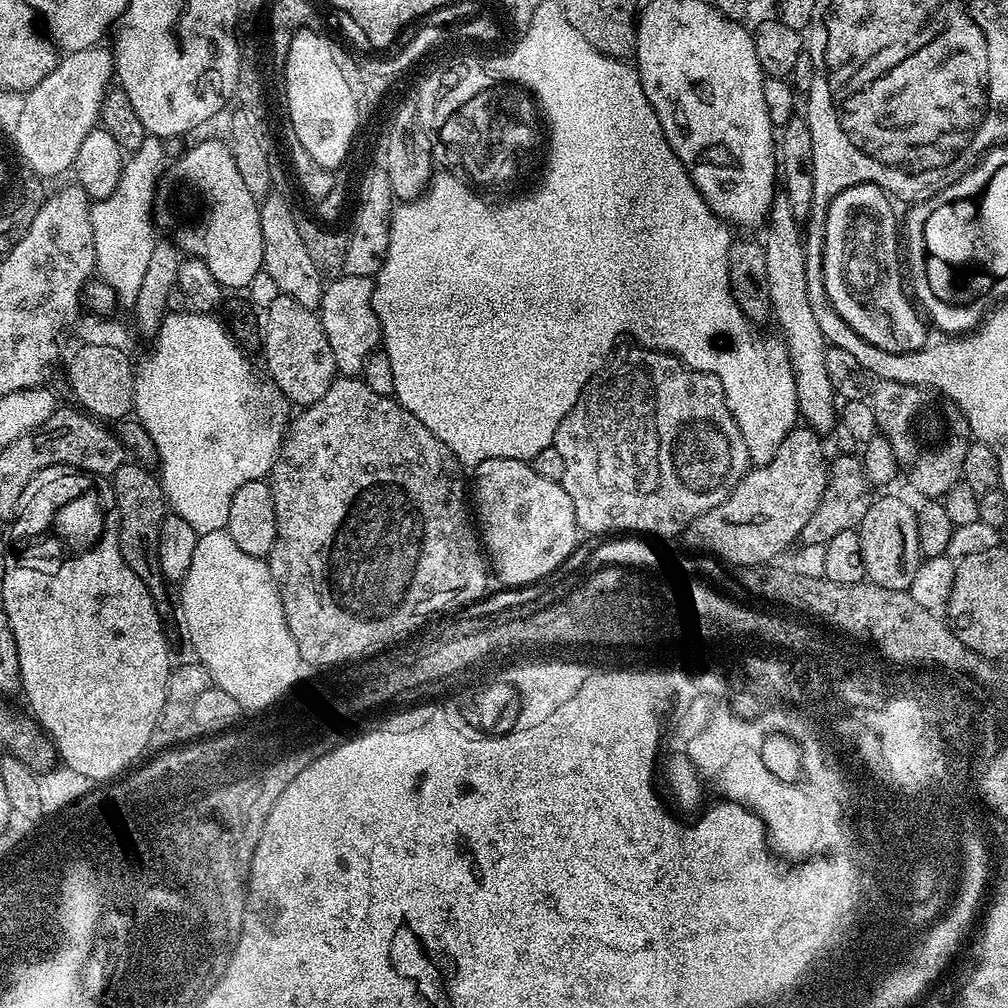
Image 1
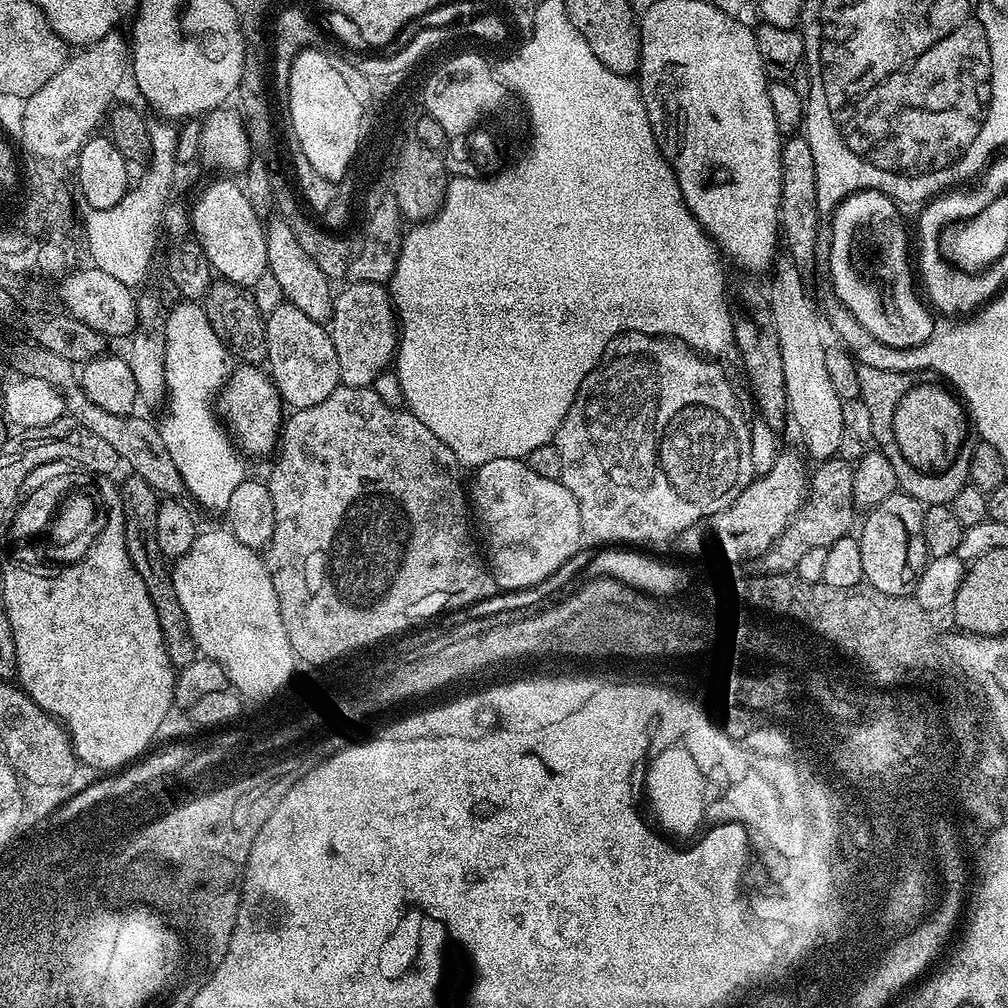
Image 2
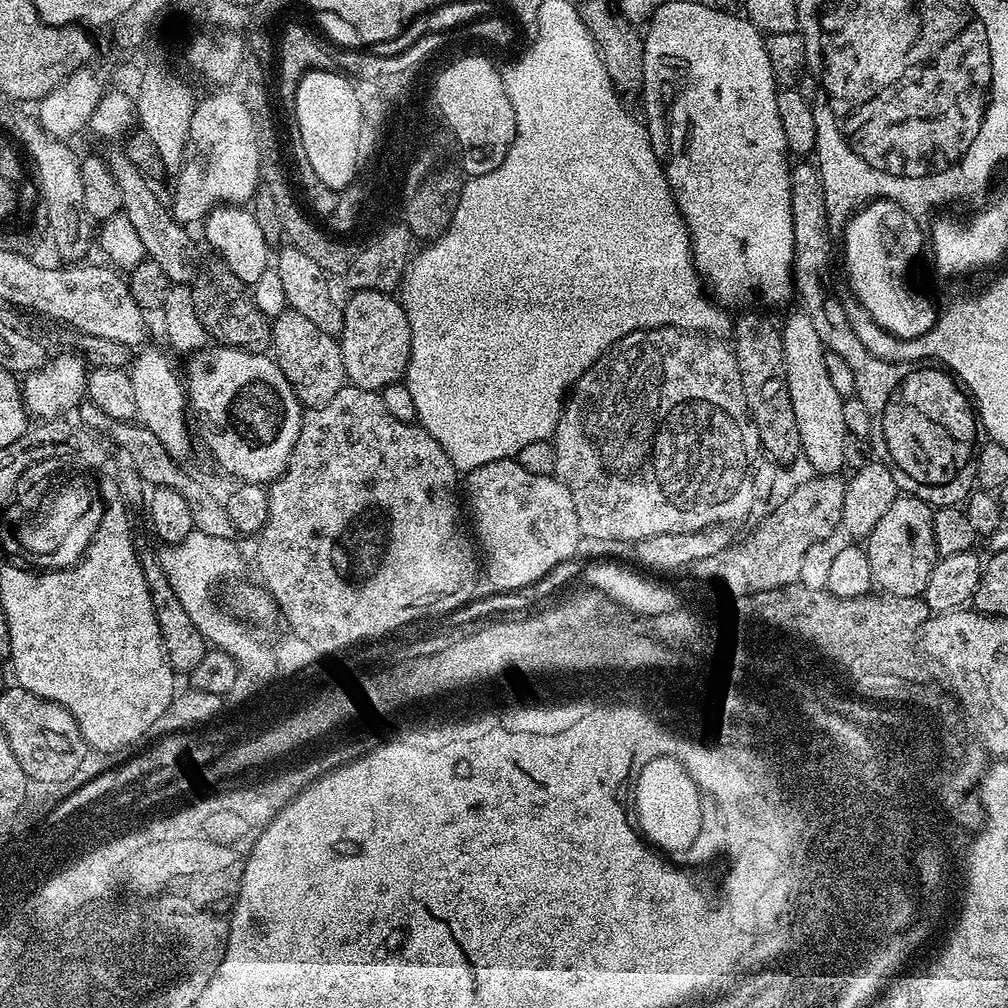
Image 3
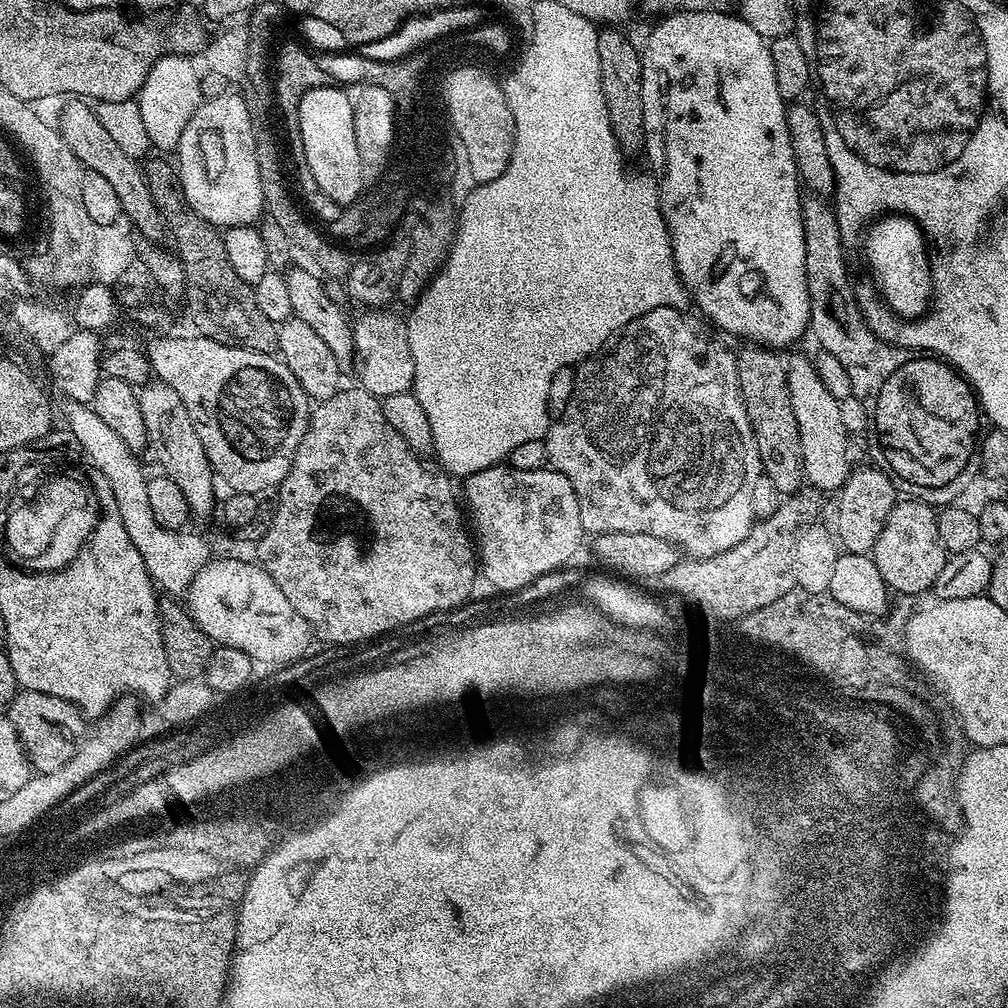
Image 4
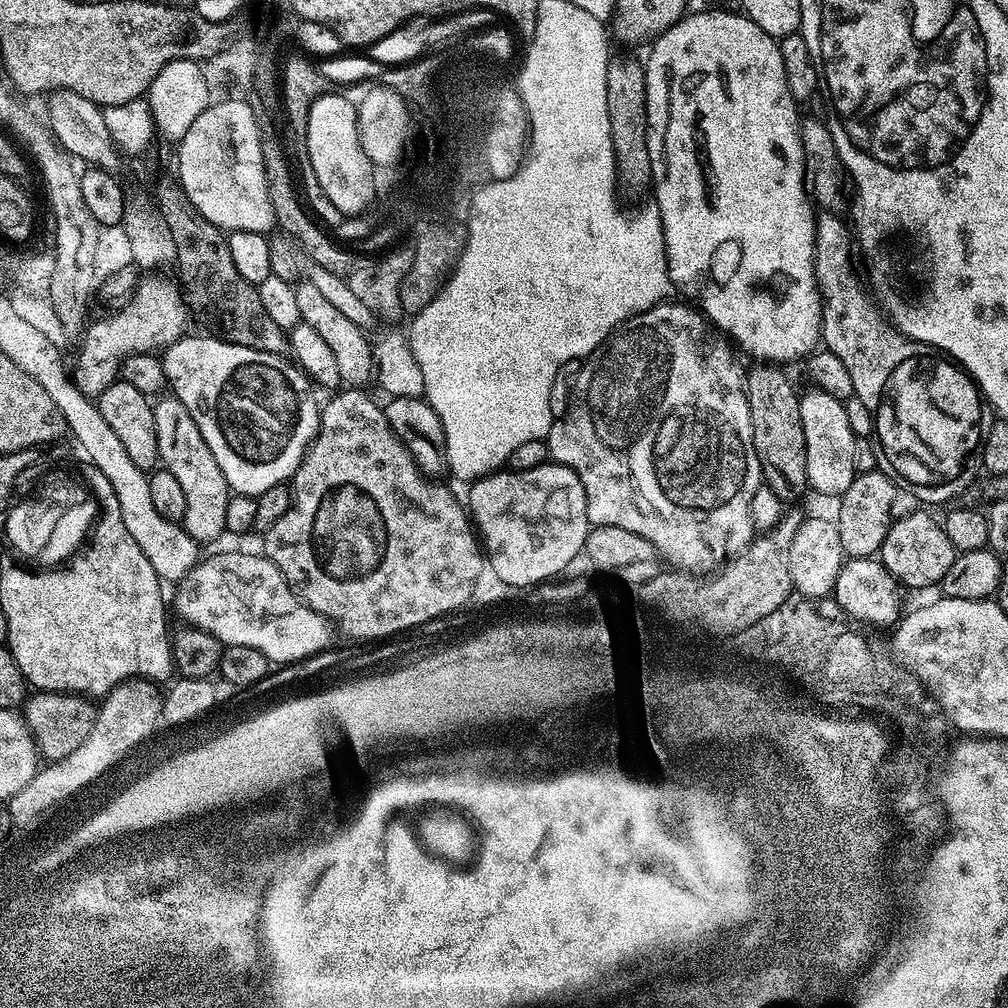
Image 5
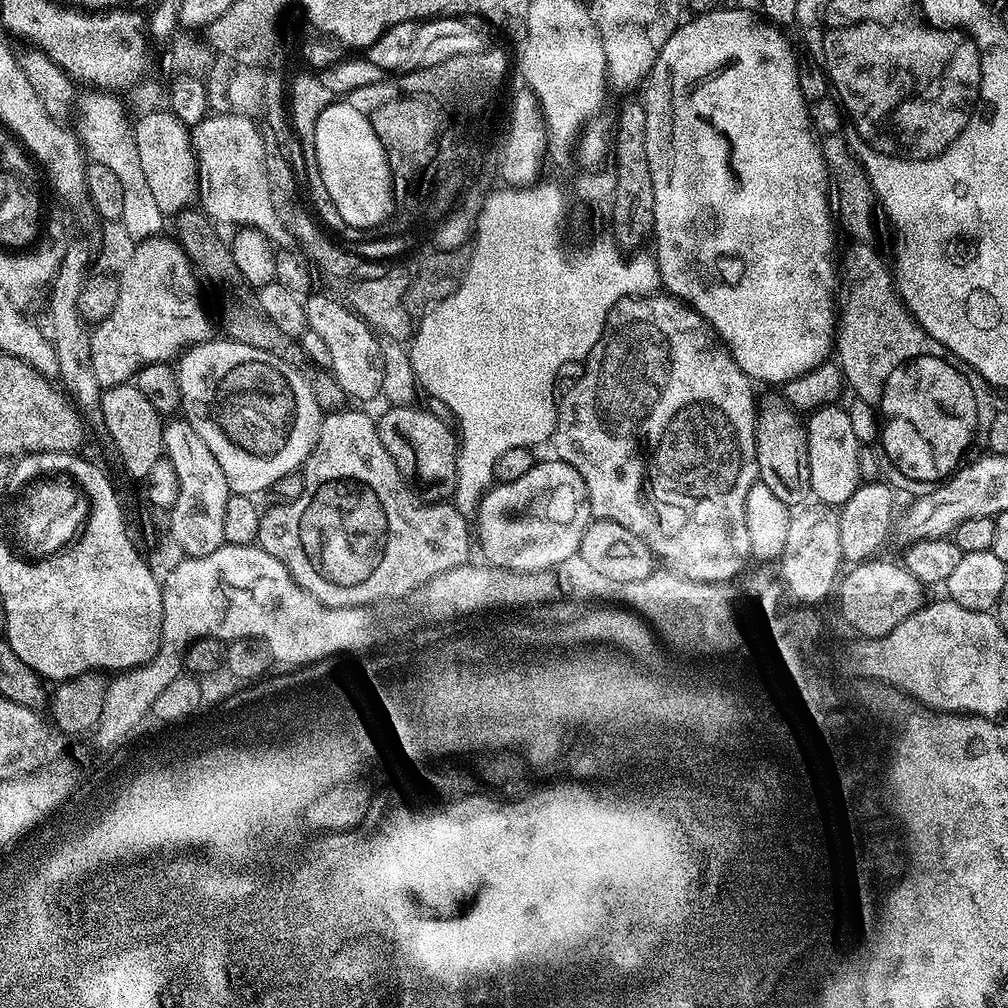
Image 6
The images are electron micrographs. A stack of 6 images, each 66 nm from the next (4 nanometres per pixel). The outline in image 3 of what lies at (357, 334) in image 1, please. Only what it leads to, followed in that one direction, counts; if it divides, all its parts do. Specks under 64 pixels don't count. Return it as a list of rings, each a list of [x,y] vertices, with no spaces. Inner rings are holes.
[[[359,290],[351,293],[348,304],[343,305],[344,317],[342,330],[338,333],[344,375],[347,383],[353,388],[361,388],[367,392],[380,392],[386,386],[403,381],[408,371],[408,363],[412,361],[412,339],[410,338],[410,322],[406,318],[404,305],[395,295],[374,290]]]

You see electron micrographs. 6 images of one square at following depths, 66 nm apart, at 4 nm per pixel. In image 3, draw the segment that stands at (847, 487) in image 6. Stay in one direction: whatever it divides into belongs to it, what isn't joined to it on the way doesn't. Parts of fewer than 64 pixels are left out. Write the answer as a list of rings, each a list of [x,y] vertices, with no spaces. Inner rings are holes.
[[[797,310],[782,320],[782,350],[786,366],[786,382],[789,384],[790,399],[797,419],[798,434],[801,435],[801,453],[808,459],[811,471],[816,474],[836,474],[845,467],[843,444],[848,431],[842,422],[842,406],[845,397],[834,390],[830,374],[826,374],[825,346],[814,330],[814,322],[807,312]]]

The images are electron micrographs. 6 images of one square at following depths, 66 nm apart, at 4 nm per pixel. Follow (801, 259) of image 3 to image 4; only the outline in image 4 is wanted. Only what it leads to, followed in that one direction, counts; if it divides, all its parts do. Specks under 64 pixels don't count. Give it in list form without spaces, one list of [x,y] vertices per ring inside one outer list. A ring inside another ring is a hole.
[[[809,195],[803,201],[803,205],[806,225],[806,274],[808,275],[808,293],[812,299],[811,335],[816,335],[816,340],[820,343],[819,347],[823,351],[834,354],[834,358],[838,358],[838,362],[842,362],[846,374],[850,374],[852,395],[864,398],[871,397],[877,390],[884,390],[884,384],[880,384],[880,378],[878,378],[878,368],[880,368],[878,362],[882,362],[882,368],[886,370],[884,364],[890,364],[890,360],[892,360],[892,352],[890,350],[898,350],[898,358],[902,358],[904,346],[896,342],[889,342],[887,339],[879,340],[864,325],[864,316],[860,313],[859,306],[852,301],[850,289],[840,288],[837,292],[829,294],[828,304],[824,301],[824,284],[844,284],[848,280],[848,264],[844,261],[844,240],[840,237],[842,224],[841,221],[837,220],[833,205],[827,199]]]

